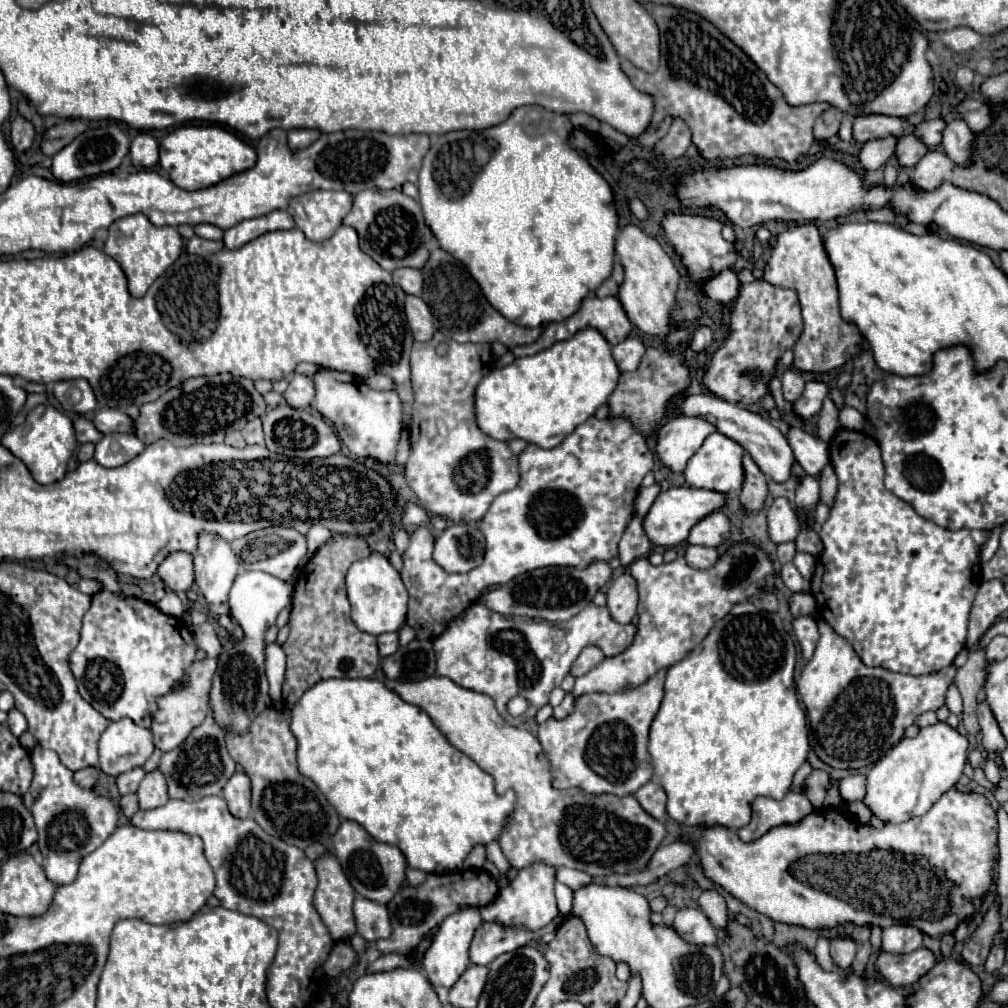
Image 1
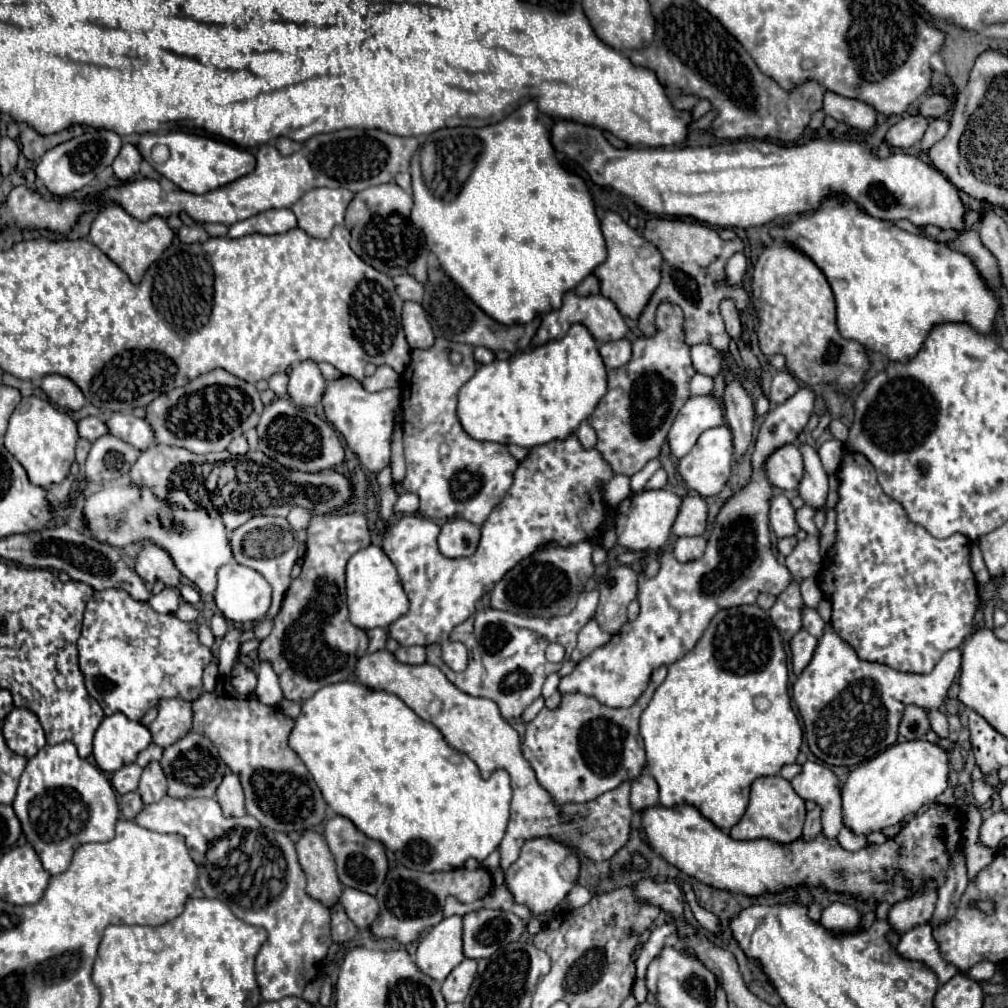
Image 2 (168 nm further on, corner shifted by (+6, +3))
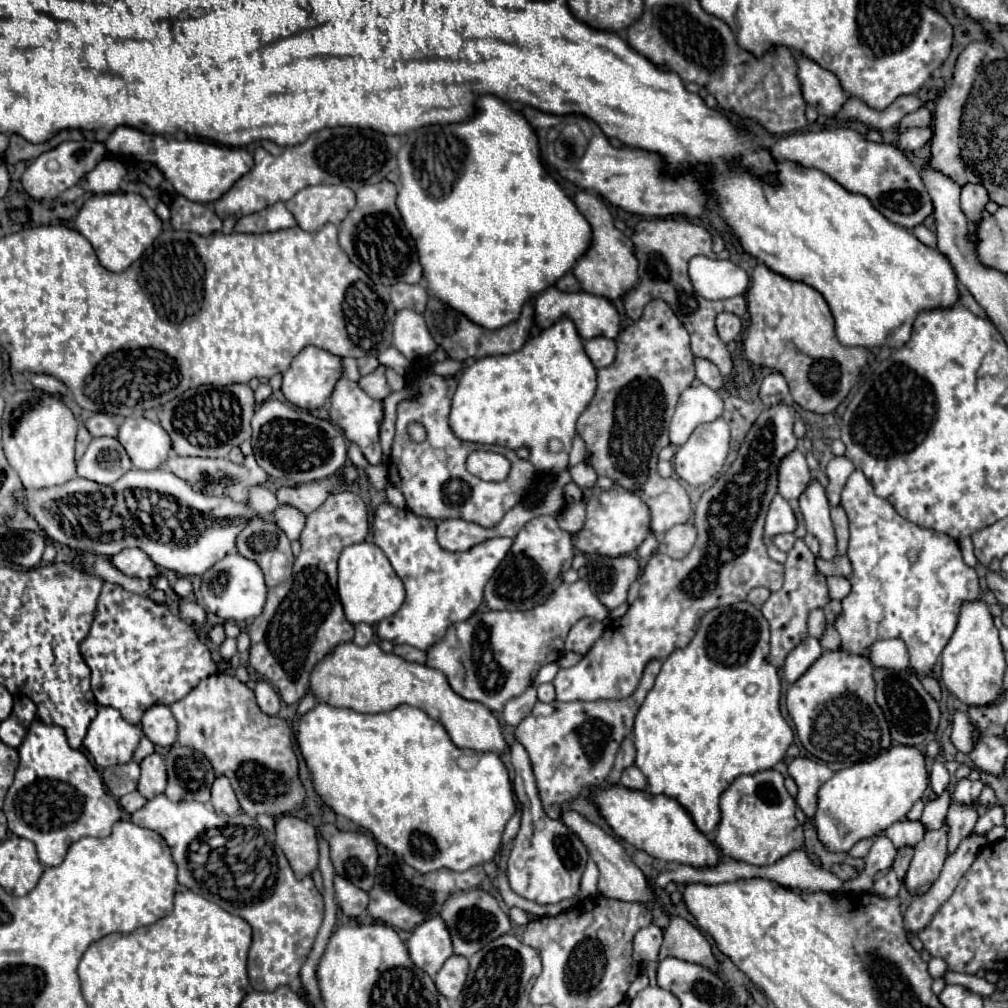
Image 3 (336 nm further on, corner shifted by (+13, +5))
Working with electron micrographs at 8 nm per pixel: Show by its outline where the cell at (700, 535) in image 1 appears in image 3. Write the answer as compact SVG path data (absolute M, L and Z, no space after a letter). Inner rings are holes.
M655 298L645 306L643 316L625 328L617 338L617 358L611 366L601 368L597 372L597 392L587 406L587 410L579 416L577 432L587 444L587 460L595 468L599 476L613 478L621 488L639 494L651 510L651 530L667 532L671 526L689 522L693 508L685 488L675 478L661 478L657 474L657 454L663 446L669 446L669 422L675 412L675 404L679 394L691 386L695 378L693 368L693 352L689 348L689 332L683 328L671 306Z

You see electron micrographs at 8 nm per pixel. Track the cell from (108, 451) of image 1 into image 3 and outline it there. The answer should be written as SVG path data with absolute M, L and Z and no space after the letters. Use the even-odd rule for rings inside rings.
M103 436L93 438L87 446L83 458L77 462L77 476L97 484L113 484L131 468L131 460L119 440Z

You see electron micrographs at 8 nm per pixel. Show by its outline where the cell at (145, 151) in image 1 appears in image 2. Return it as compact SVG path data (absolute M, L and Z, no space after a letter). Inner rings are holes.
M124 144L120 154L116 156L116 160L112 162L114 176L122 182L132 180L140 170L140 162L142 162L142 156L140 156L138 148L134 144Z

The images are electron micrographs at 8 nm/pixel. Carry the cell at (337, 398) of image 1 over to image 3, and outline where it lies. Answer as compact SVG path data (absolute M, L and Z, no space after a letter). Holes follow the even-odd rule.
M341 376L339 382L335 384L335 390L331 392L331 398L329 398L329 416L331 416L331 422L335 426L339 426L343 430L343 434L353 444L357 444L361 448L363 456L371 464L379 464L383 460L383 452L381 452L381 444L379 444L379 426L383 420L383 402L365 394L357 382L351 382L345 376Z

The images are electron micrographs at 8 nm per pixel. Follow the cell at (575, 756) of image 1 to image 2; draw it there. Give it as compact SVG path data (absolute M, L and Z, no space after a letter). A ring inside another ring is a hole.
M666 666L656 668L646 692L630 708L608 708L590 696L564 694L556 710L542 708L540 714L526 724L522 754L554 804L590 802L620 786L624 780L634 780L642 772L646 754L638 720L664 678Z

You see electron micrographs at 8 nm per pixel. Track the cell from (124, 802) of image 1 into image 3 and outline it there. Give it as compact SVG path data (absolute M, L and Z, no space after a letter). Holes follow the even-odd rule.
M135 790L135 792L129 792L129 794L125 794L125 796L119 798L119 806L121 806L127 814L133 814L133 812L139 810L145 802L147 802L147 800L145 800L137 790Z

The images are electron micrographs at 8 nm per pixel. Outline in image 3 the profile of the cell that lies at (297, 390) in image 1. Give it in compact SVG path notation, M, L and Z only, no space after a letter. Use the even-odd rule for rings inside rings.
M307 346L293 358L291 366L283 374L281 392L285 394L285 398L291 404L305 408L305 410L315 410L329 398L339 376L341 376L341 358L339 356L333 356L333 354L329 354L321 348L315 348L315 346Z

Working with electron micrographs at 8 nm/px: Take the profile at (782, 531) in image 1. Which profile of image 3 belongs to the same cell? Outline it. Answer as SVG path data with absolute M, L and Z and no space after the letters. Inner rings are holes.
M777 494L769 506L769 512L767 512L765 536L773 538L783 532L795 532L795 528L797 528L797 522L795 522L795 514L793 514L789 502Z

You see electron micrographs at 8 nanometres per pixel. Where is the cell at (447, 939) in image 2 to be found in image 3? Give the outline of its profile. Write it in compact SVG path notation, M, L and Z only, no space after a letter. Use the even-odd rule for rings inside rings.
M439 916L429 918L427 922L419 924L413 930L411 938L407 940L407 948L415 966L425 970L431 978L435 978L443 962L449 956L453 956L451 936L447 932L445 922Z

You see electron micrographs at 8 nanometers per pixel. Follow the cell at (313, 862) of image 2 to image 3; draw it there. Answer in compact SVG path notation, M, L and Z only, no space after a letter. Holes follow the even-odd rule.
M281 816L277 818L275 836L297 878L311 876L317 870L319 844L313 824L295 816Z

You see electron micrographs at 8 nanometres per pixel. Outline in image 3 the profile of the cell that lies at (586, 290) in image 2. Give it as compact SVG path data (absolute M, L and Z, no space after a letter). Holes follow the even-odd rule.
M567 272L561 280L559 280L559 290L567 290L567 292L575 292L575 290L581 290L581 286L579 286L579 282L577 282L577 278L571 274L571 272Z

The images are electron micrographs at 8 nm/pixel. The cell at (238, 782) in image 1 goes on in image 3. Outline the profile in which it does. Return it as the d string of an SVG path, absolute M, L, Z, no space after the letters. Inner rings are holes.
M219 776L213 786L211 786L211 802L213 802L213 808L219 812L219 814L227 814L227 816L237 816L241 812L239 808L239 802L237 802L237 796L231 788L231 782L223 776Z

